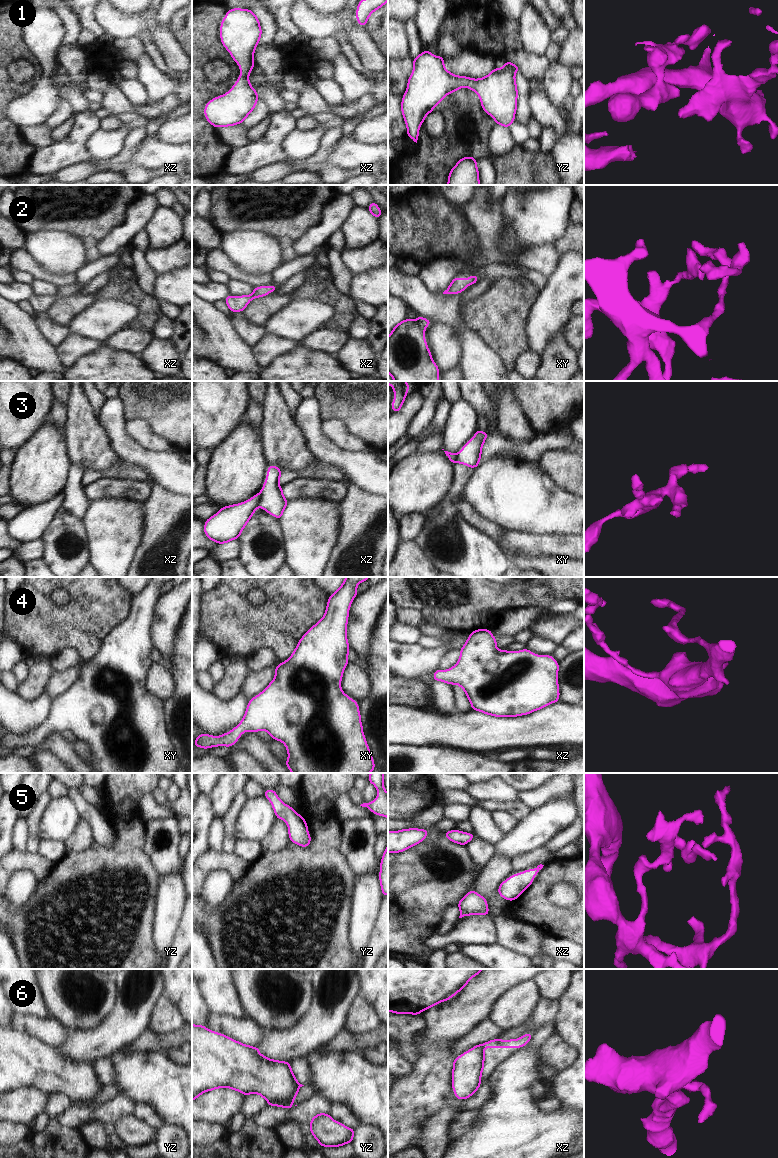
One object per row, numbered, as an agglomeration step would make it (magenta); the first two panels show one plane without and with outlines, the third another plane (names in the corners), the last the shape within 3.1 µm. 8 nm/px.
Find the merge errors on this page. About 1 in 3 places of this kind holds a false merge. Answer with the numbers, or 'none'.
3, 6

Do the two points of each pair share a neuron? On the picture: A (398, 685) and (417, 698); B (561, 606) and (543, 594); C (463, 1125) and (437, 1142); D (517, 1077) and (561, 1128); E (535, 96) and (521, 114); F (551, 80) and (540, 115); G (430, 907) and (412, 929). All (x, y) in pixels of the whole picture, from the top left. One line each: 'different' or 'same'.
A: same
B: same
C: different
D: same
E: different
F: different
G: same

